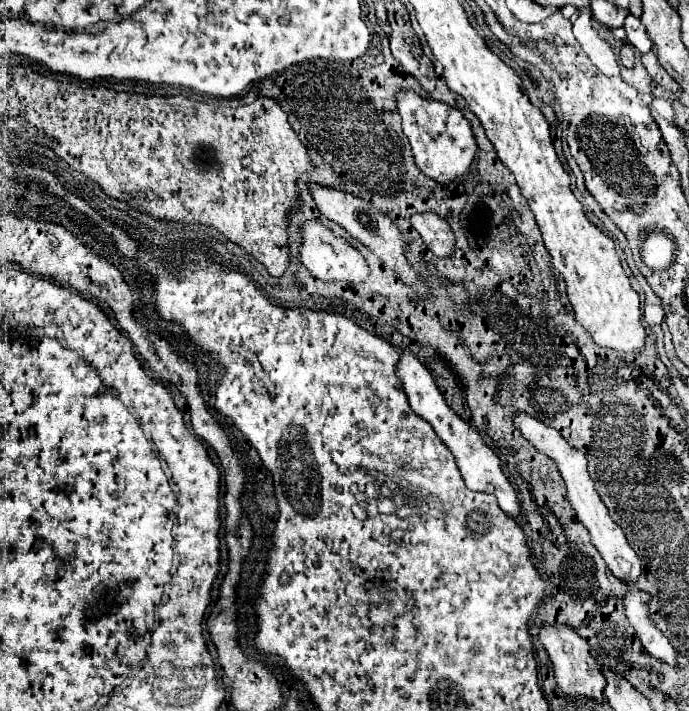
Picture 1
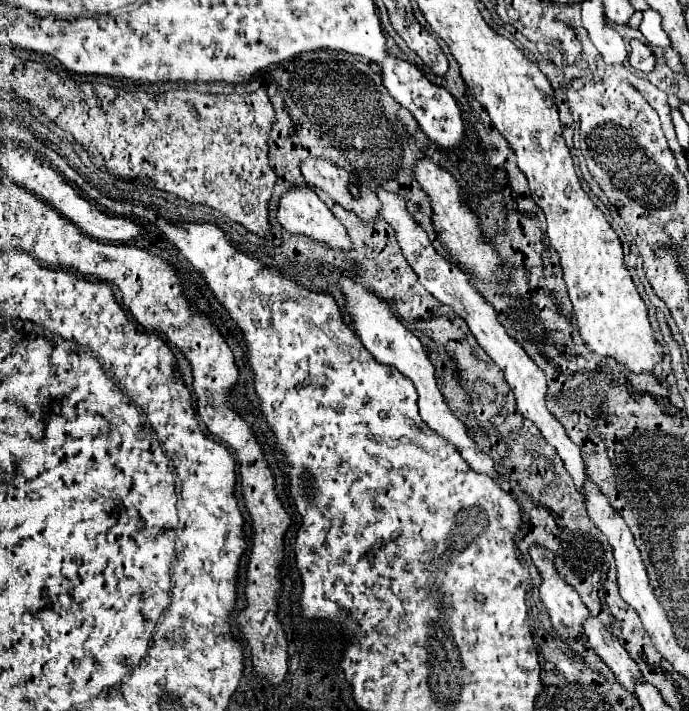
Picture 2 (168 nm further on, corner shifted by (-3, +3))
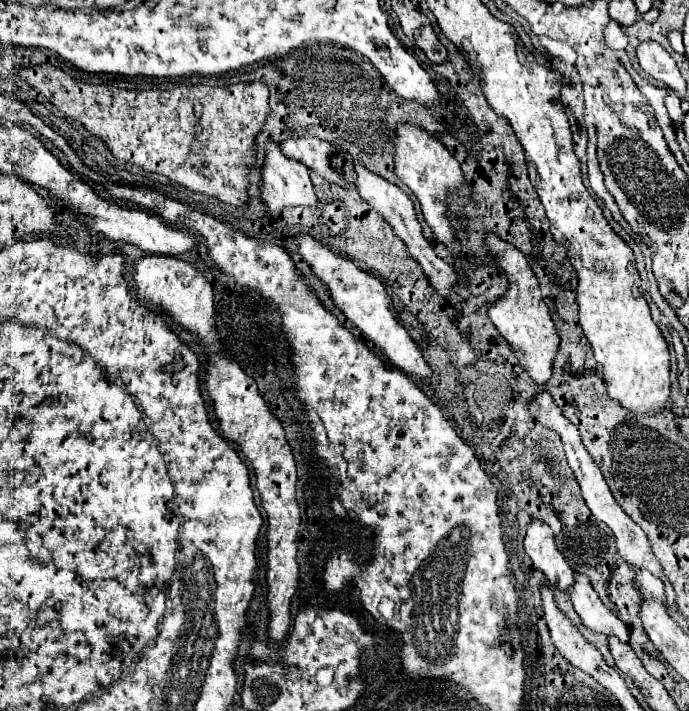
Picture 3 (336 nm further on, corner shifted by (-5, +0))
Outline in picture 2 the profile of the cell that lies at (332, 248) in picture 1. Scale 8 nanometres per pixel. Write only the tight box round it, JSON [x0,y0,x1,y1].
[276,185,352,251]

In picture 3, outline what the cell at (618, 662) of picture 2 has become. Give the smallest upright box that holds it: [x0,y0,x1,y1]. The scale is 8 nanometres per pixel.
[572,574,628,642]

